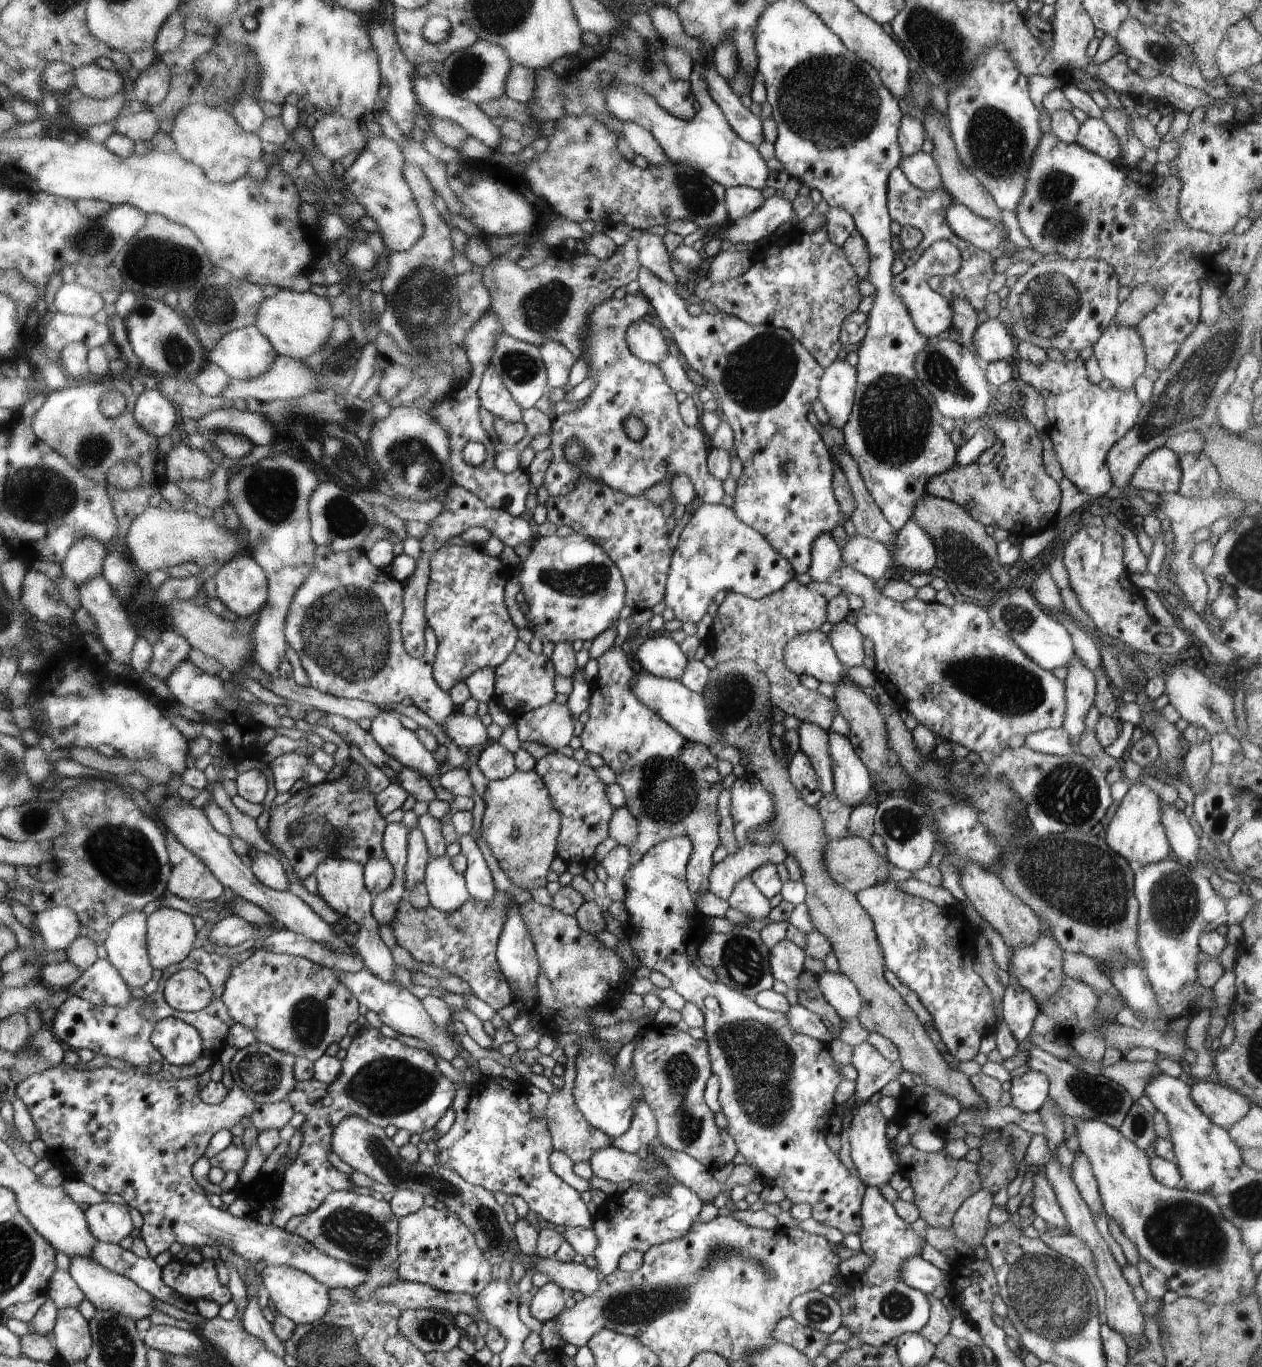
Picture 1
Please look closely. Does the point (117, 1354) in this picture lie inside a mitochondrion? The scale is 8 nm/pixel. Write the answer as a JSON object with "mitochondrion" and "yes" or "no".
{"mitochondrion":"yes"}

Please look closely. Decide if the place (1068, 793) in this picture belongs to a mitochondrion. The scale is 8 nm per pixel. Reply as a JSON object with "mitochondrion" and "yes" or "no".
{"mitochondrion":"yes"}

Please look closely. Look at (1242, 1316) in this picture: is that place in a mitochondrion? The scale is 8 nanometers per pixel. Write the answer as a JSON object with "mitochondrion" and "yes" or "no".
{"mitochondrion":"no"}

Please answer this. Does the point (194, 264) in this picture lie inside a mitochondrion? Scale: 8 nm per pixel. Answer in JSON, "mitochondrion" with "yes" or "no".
{"mitochondrion":"yes"}

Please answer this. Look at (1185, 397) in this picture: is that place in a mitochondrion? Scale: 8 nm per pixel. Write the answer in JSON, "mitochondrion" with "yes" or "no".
{"mitochondrion":"yes"}

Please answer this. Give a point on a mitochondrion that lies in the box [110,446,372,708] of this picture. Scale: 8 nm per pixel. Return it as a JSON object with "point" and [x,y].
{"point":[272,494]}

